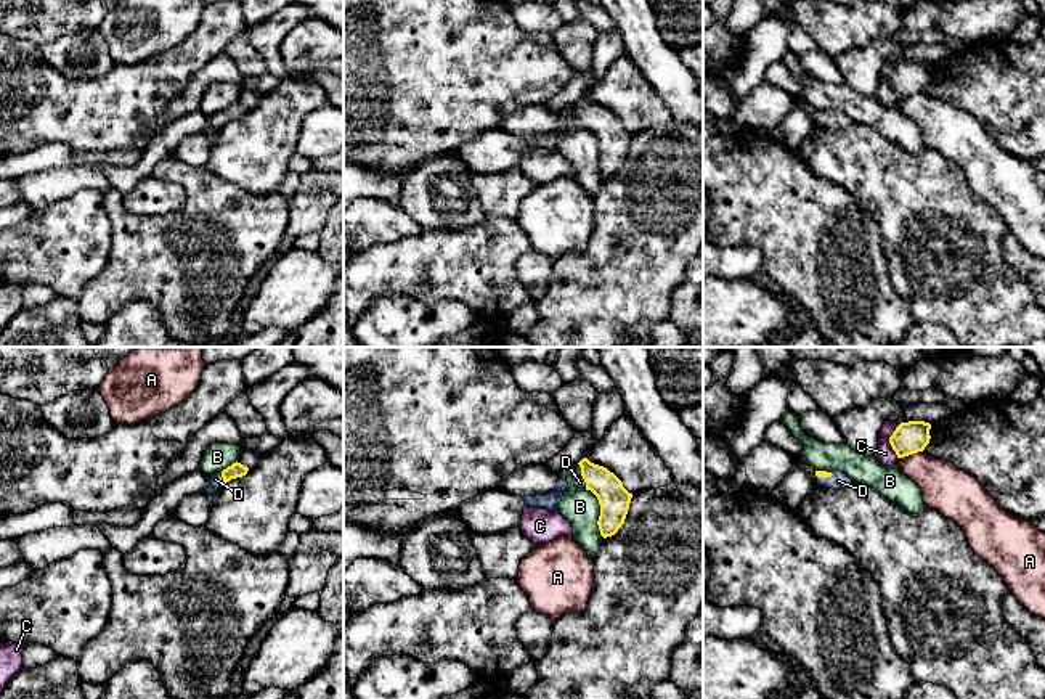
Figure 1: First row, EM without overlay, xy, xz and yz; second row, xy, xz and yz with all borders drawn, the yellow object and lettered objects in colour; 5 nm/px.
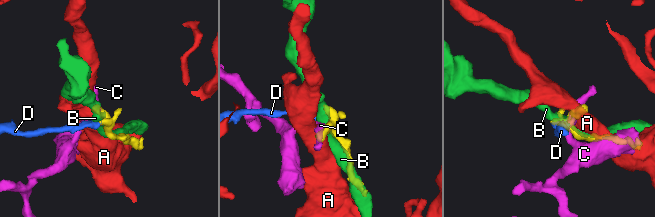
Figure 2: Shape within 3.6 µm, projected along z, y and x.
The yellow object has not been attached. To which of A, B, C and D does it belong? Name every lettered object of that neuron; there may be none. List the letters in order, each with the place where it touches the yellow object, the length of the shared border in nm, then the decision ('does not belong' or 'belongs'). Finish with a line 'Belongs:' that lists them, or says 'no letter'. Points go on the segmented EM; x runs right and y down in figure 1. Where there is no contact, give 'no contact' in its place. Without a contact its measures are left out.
A: yz (909, 453) | 130 nm | does not belong
B: xz (601, 511) | 260 nm | does not belong
C: yz (890, 441) | 170 nm | does not belong
D: xz (581, 474) | 140 nm | belongs
Belongs: D

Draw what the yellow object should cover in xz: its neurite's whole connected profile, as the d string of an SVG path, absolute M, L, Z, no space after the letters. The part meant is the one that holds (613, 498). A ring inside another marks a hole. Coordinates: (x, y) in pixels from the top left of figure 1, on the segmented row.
M586 458L575 464L576 482L575 487L591 490L600 505L600 516L597 521L600 535L612 537L624 524L632 493L629 493L623 482L607 468L594 464Z

